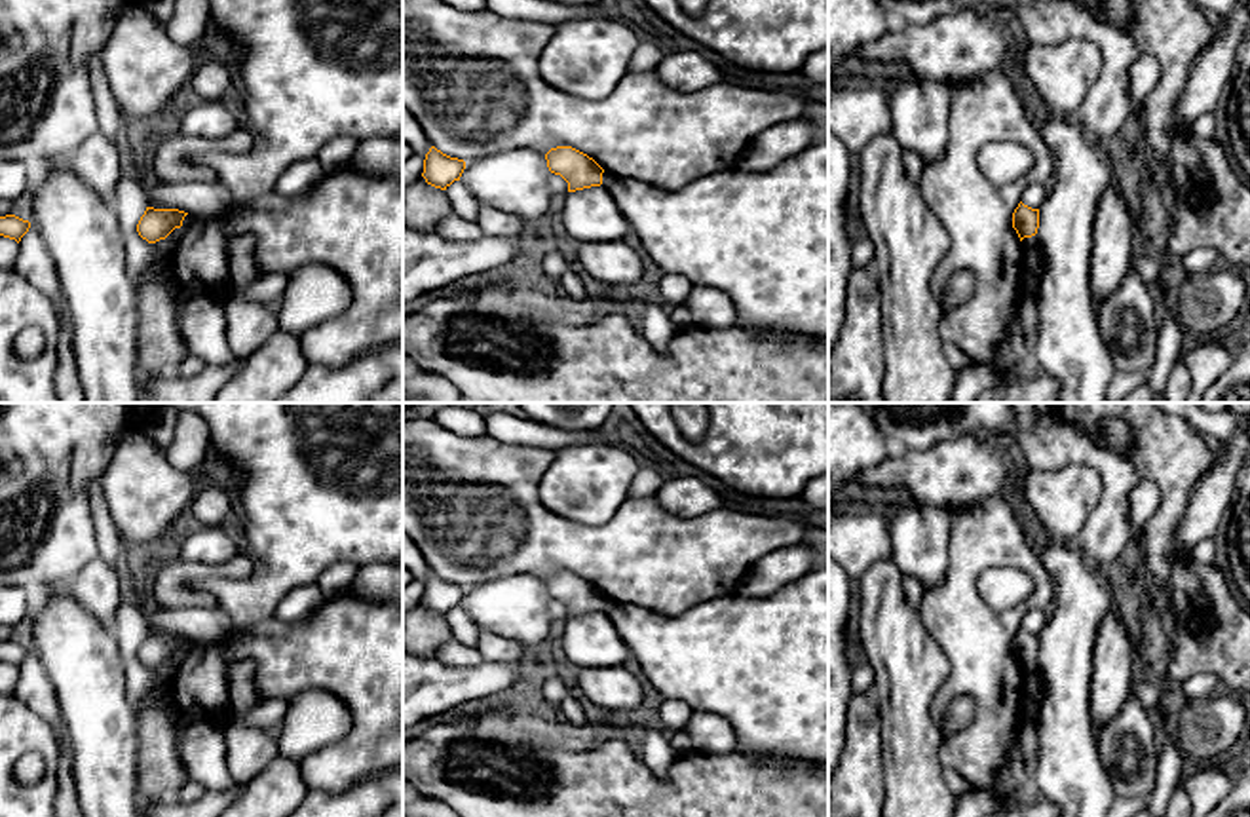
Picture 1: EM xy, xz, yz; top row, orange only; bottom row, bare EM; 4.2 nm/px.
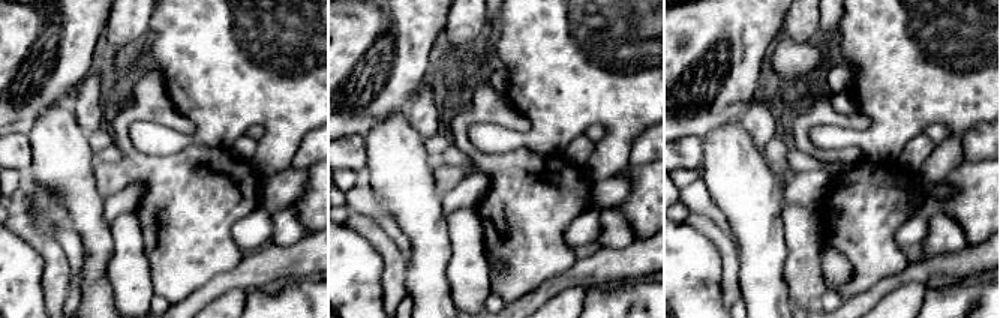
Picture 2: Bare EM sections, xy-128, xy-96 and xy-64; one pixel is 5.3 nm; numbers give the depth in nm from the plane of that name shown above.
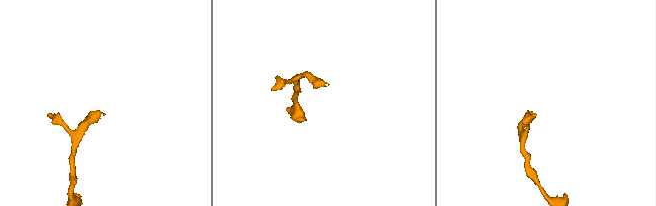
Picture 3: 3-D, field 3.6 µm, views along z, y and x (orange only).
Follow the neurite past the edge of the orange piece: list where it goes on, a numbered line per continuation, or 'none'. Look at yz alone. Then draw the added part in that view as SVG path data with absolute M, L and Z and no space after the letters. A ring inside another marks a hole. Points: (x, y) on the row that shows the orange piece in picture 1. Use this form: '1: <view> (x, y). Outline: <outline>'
1: yz (1032, 251). Outline: M1037 234L1022 239L1022 255L1028 272L1032 272L1037 277L1043 266L1043 251Z

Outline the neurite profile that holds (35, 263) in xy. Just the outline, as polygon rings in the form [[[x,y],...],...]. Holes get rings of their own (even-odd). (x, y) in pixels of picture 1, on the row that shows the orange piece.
[[[30,222],[28,232],[19,241],[19,256],[13,270],[40,289],[51,300],[59,315],[66,310],[55,262],[34,222]]]

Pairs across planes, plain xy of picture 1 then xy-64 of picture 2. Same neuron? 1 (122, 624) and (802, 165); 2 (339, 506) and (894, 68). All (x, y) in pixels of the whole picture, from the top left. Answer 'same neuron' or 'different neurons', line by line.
1: different neurons
2: same neuron

